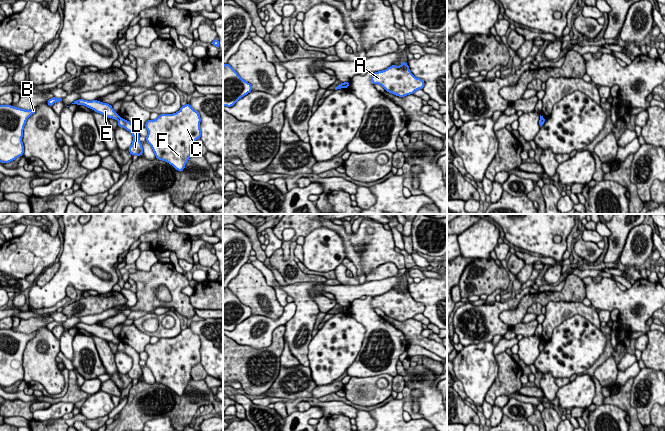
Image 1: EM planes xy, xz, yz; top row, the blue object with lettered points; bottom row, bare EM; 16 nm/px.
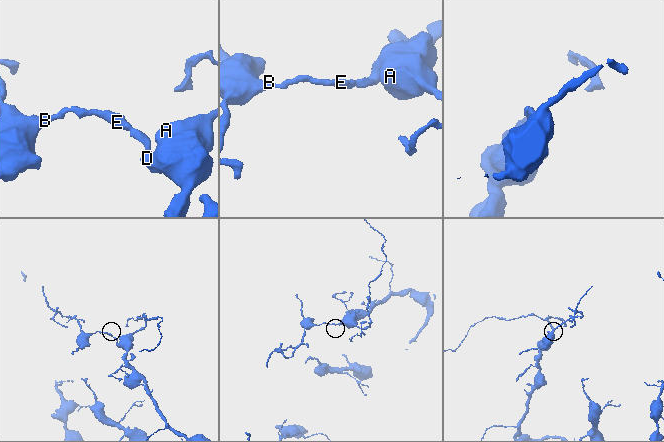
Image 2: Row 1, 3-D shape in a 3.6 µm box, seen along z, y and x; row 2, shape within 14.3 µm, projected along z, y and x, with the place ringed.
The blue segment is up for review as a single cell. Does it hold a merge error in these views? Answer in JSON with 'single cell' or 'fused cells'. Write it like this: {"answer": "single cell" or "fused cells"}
{"answer": "fused cells"}

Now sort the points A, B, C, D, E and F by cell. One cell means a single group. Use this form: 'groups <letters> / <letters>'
groups A C D F / B E

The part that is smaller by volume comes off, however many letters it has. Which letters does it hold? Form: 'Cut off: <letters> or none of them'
Cut off: B, E

